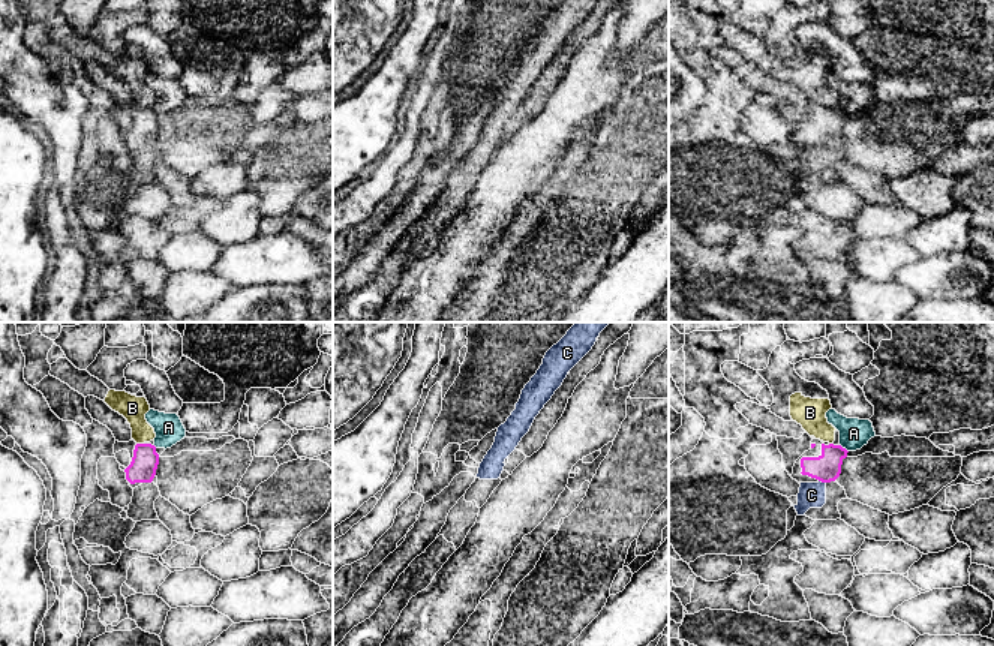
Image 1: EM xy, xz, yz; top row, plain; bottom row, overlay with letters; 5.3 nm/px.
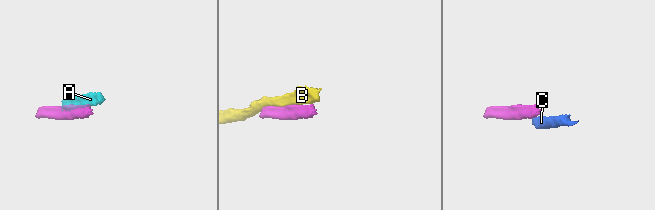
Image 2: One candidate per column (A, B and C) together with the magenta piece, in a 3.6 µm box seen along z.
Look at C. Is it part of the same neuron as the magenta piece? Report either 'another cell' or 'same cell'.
another cell

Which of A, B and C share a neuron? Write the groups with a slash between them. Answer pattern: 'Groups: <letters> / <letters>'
Groups: A / B / C

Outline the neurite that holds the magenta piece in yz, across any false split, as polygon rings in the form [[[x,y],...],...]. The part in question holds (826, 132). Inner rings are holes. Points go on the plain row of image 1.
[[[813,103],[811,112],[796,124],[792,142],[798,147],[835,145],[841,138],[847,117],[841,109]]]

